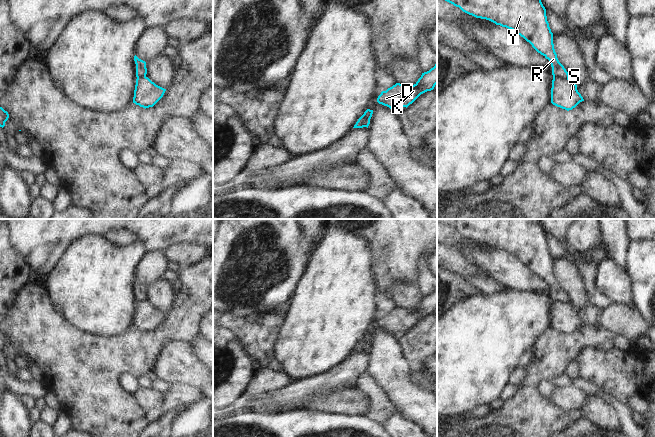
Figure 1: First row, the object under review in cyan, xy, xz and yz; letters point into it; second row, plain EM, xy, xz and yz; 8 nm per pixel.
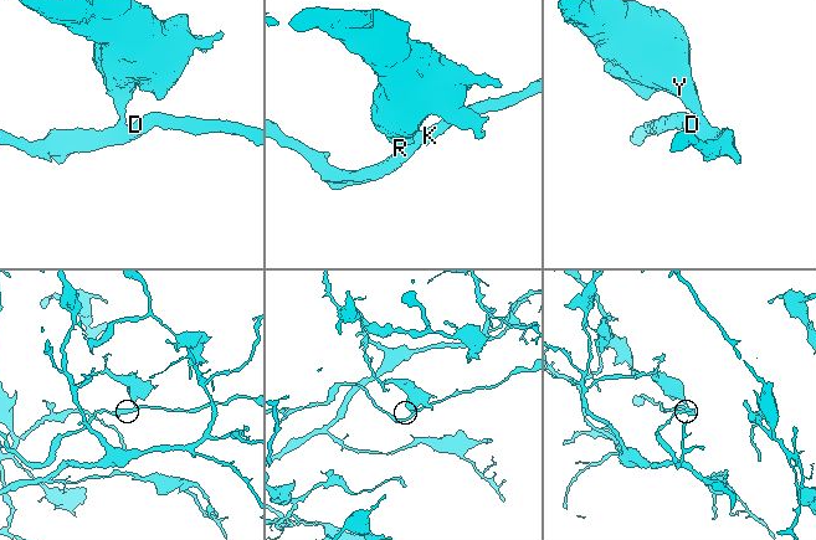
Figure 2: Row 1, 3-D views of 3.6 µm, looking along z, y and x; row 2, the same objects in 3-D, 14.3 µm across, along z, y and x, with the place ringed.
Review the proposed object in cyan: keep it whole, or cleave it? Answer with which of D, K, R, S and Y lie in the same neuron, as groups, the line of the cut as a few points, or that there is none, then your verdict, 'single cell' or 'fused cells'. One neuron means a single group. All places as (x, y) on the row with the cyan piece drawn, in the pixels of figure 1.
D K S / R Y | yz (553, 76), (568, 78) | fused cells

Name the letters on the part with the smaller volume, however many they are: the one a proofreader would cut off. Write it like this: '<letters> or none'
D, K, S

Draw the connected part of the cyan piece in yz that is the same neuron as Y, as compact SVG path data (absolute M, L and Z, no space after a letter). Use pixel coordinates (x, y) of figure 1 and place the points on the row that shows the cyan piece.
M445 0L476 18L489 20L523 37L552 67L553 77L568 79L553 44L553 33L541 0Z

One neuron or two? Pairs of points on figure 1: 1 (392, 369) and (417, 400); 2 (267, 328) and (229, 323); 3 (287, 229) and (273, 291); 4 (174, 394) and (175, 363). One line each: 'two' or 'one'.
1: one
2: one
3: one
4: two

